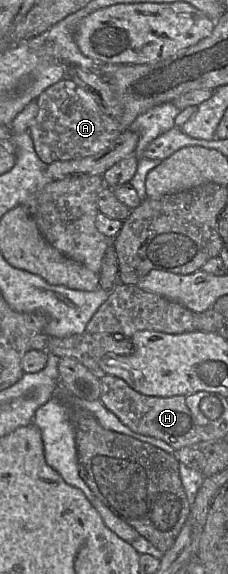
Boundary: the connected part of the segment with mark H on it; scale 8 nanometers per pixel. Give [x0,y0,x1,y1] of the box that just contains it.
[100,375,201,450]

